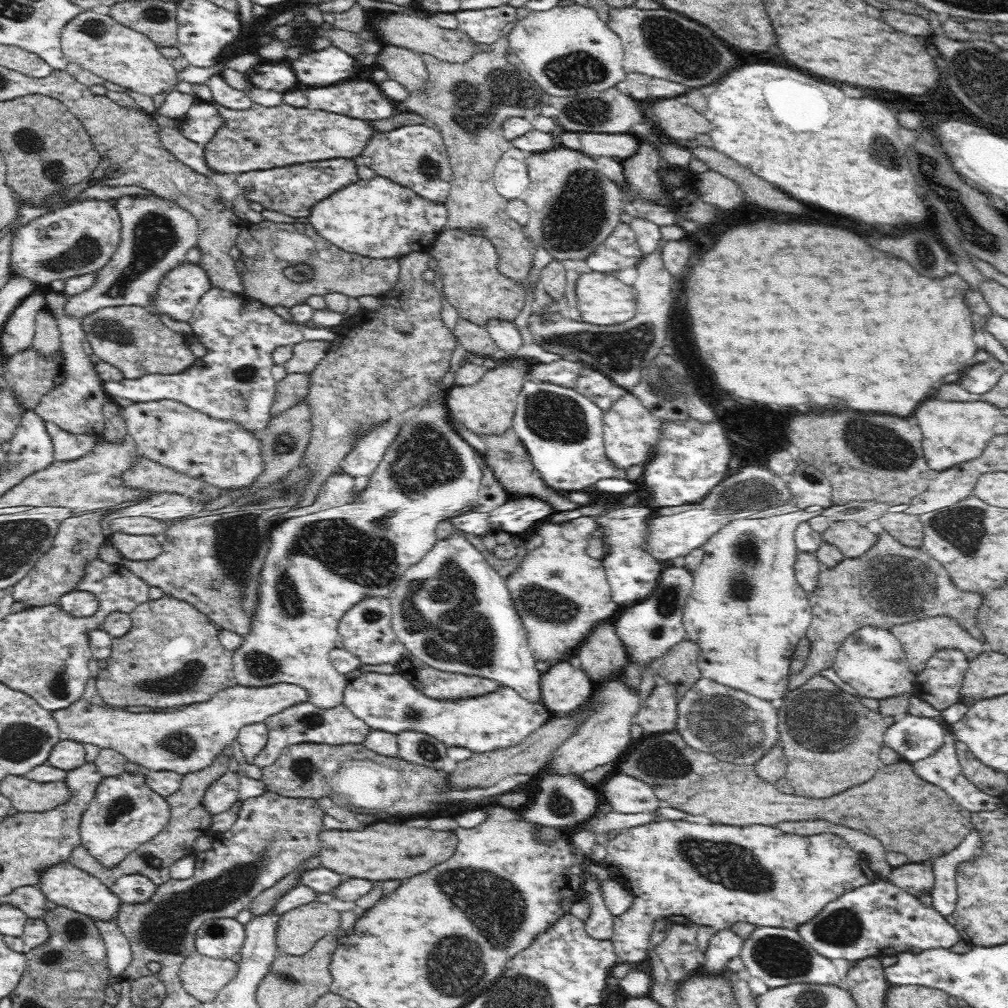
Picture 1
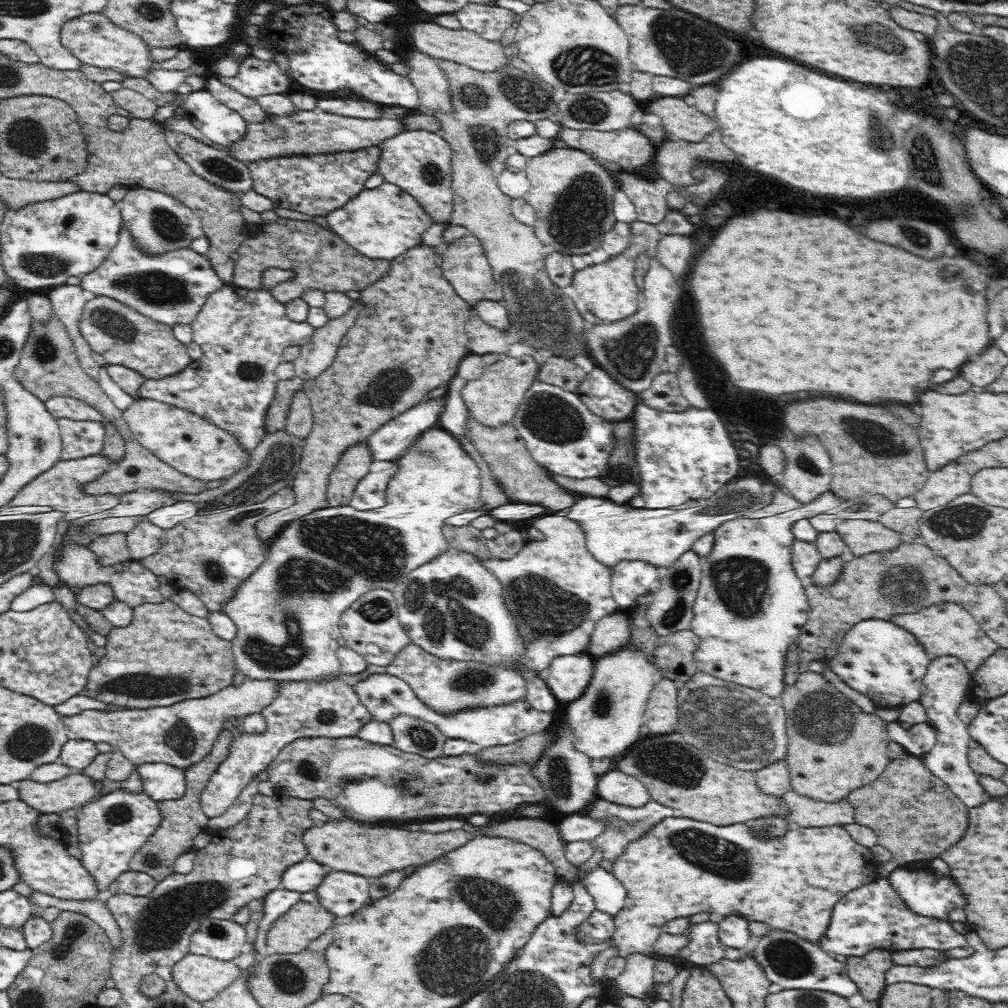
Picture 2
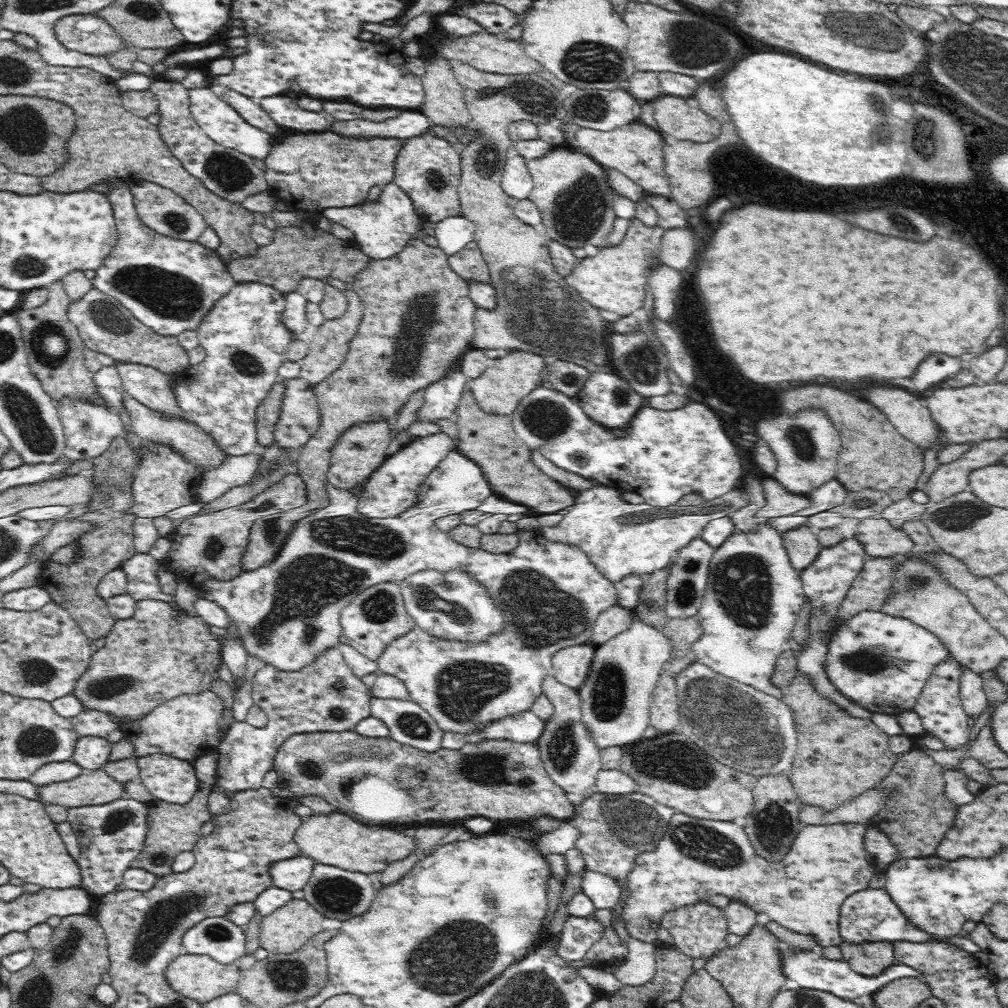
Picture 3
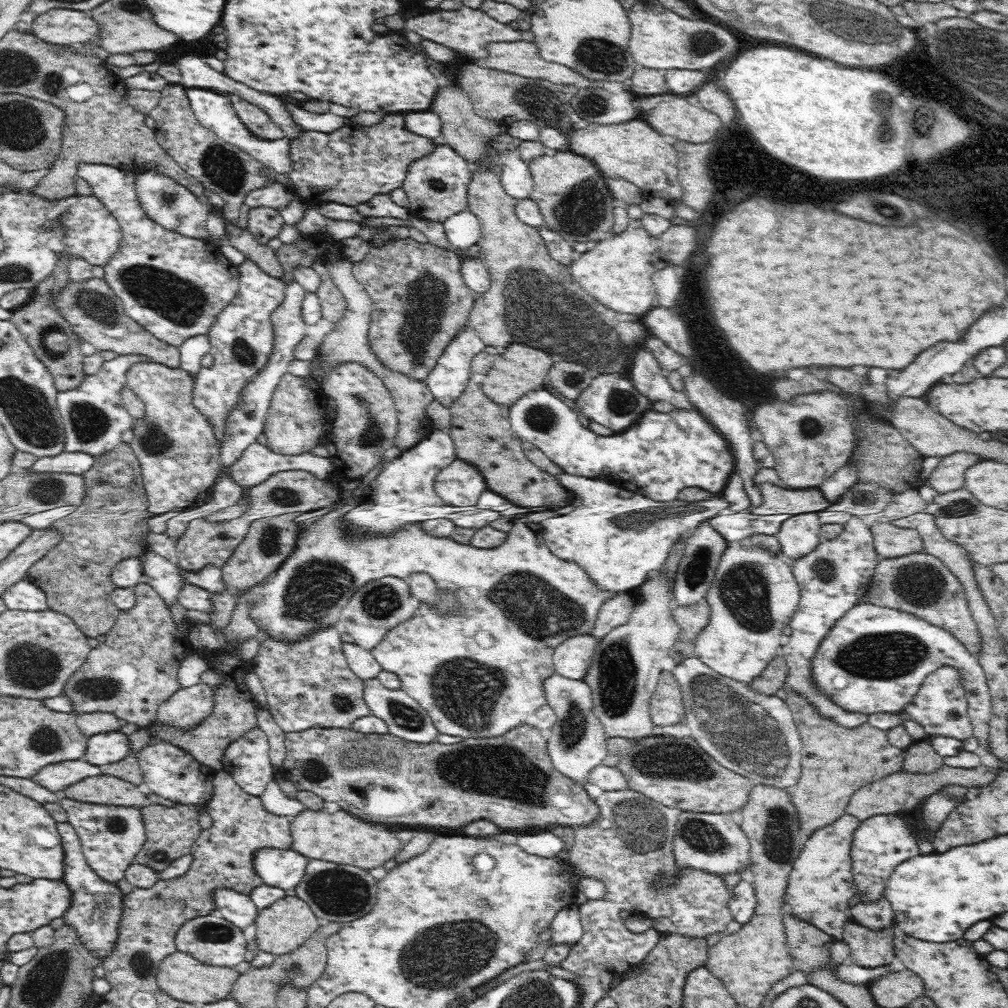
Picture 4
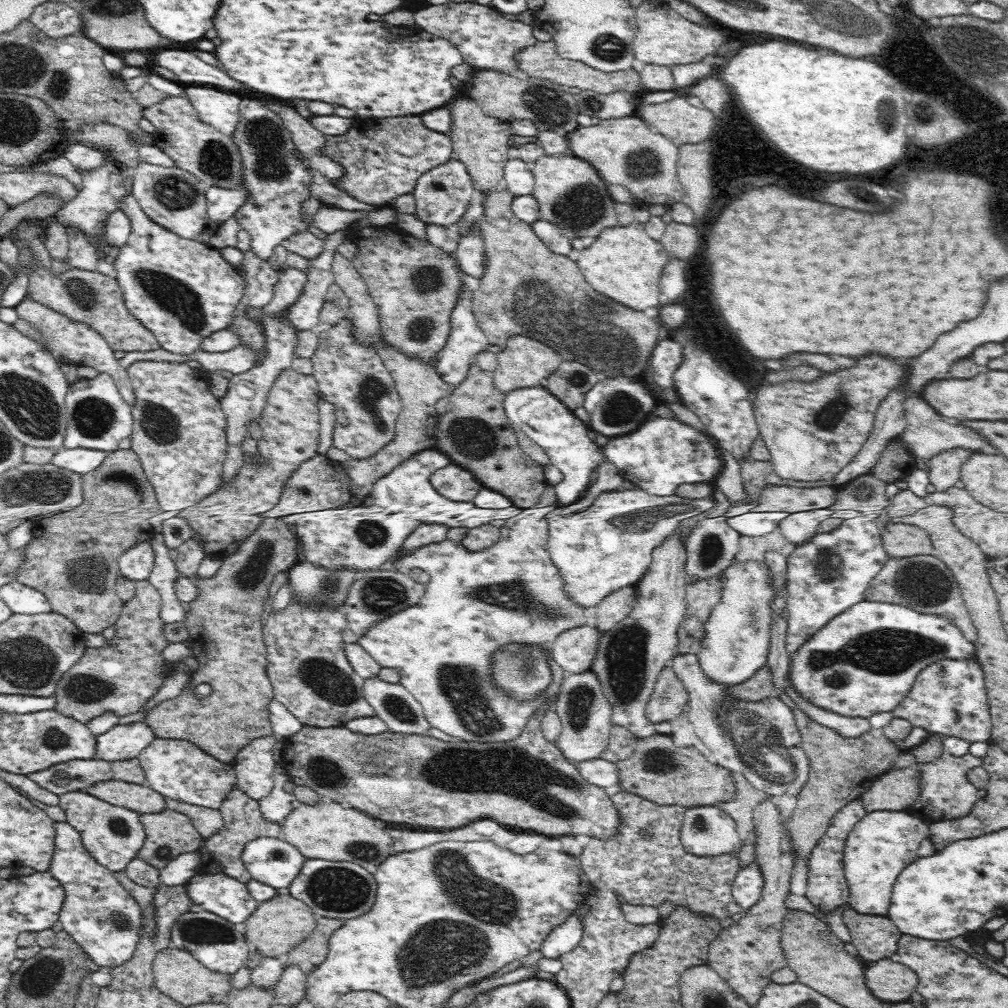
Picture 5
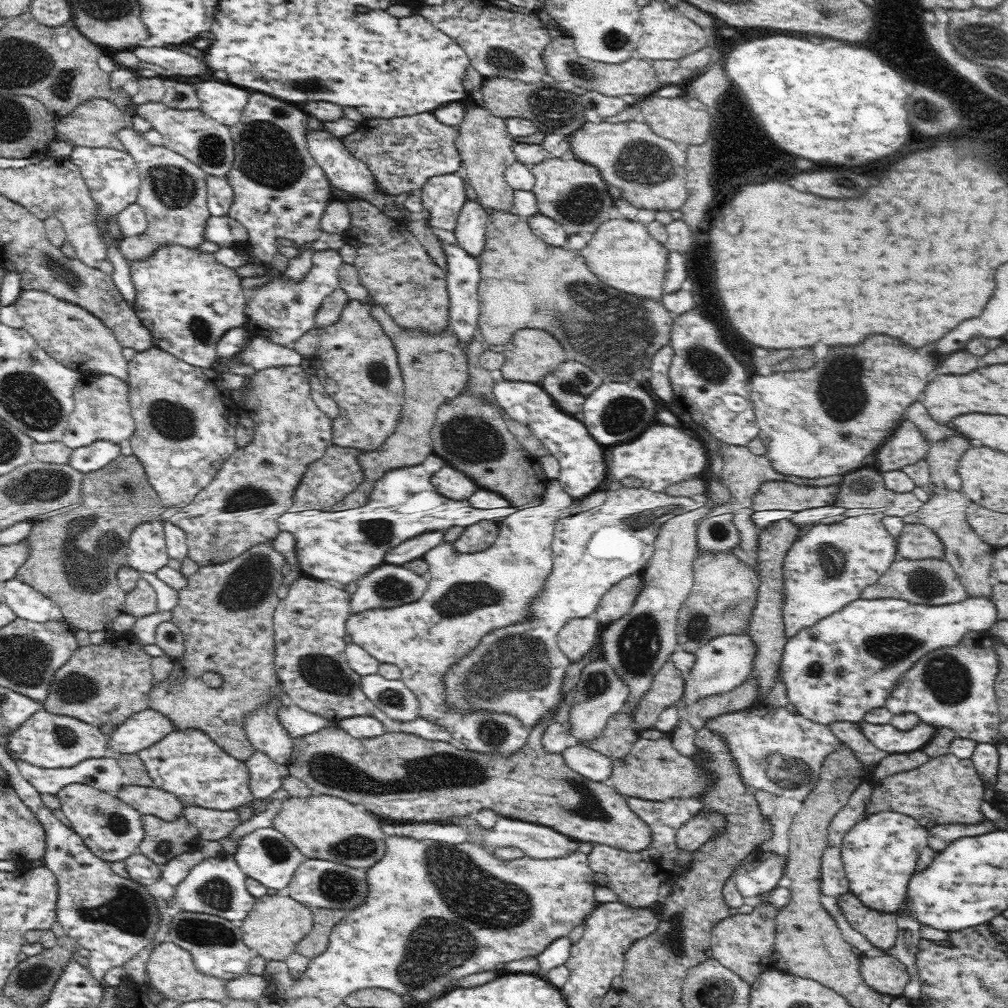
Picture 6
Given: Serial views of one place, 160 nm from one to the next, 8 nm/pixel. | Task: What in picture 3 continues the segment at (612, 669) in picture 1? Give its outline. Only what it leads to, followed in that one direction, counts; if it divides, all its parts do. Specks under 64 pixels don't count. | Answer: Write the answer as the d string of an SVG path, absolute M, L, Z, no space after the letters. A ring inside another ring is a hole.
M614 604L607 608L604 613L600 613L593 626L591 642L593 644L604 644L616 634L623 633L630 629L634 612L631 609L624 608L619 604Z

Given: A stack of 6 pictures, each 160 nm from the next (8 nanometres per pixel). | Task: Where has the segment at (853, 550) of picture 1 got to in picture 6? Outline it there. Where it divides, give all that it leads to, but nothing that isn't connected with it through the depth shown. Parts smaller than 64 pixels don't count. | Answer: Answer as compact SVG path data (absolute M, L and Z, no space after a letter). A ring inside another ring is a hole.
M905 523L897 538L899 558L910 560L944 559L945 546L935 531L920 523Z

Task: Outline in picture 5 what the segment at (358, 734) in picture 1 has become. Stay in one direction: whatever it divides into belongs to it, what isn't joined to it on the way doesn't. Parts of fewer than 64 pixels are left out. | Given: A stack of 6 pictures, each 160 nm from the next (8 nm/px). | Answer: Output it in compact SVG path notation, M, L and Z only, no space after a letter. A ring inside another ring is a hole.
M293 604L279 611L270 612L263 624L263 637L267 646L267 673L274 687L274 699L288 707L288 710L305 726L344 727L354 718L376 717L374 708L363 697L364 679L352 668L345 655L346 643L342 632L347 628L345 614L340 607L310 608L308 604ZM263 736L252 741L240 751L232 762L237 772L238 788L250 798L259 801L275 787L275 768L273 736Z

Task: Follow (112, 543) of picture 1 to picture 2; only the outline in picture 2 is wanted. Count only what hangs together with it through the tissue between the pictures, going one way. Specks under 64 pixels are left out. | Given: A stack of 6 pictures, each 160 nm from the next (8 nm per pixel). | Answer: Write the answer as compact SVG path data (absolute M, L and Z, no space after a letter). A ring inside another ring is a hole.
M148 519L140 520L130 532L126 533L129 553L132 559L141 560L151 554L156 554L161 547L160 537L165 531Z

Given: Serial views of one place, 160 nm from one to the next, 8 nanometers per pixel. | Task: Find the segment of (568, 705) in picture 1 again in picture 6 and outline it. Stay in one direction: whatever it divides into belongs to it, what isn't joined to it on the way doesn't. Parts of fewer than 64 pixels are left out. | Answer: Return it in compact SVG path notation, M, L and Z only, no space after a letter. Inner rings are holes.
M595 616L569 619L557 636L562 654L571 662L586 657L594 648L602 628L602 623Z

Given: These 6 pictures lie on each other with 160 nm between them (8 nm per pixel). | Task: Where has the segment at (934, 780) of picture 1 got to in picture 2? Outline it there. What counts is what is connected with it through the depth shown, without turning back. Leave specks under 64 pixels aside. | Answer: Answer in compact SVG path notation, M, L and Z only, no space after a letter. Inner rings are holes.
M939 655L928 665L919 699L919 704L925 709L927 723L934 728L937 736L936 745L922 756L924 764L929 772L934 777L941 778L969 809L983 805L988 798L991 798L969 765L969 743L972 738L968 725L964 724L958 716L958 709L964 702L964 698L967 698L971 675L959 658Z

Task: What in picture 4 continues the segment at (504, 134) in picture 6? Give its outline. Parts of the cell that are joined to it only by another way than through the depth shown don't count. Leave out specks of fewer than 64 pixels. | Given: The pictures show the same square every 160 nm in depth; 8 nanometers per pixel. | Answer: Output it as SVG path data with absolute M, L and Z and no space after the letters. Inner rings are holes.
M458 85L444 86L444 88L437 90L430 110L437 114L442 122L442 137L440 141L452 147L456 154L463 155L470 163L480 159L487 150L494 149L491 145L494 141L494 136L507 132L507 125L500 125L496 121L479 117L473 108L471 98L468 98L468 95L462 92Z

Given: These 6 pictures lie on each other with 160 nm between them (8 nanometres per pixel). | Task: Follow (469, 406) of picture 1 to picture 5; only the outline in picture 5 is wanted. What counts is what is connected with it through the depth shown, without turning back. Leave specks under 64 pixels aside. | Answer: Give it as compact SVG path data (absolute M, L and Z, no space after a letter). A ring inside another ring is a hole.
M526 335L510 337L507 344L497 353L498 366L491 374L493 384L501 393L523 389L530 386L540 386L540 382L560 366L563 361L559 353L550 346Z

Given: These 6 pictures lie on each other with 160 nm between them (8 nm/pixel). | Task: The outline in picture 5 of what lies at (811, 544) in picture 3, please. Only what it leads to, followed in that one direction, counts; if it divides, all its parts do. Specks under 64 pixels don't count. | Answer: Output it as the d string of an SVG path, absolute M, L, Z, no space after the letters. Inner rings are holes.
M830 507L795 512L780 521L779 527L786 540L799 545L818 533L819 524L834 512Z

